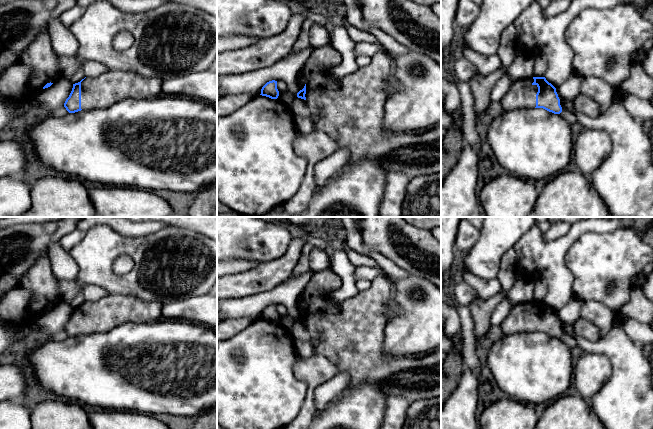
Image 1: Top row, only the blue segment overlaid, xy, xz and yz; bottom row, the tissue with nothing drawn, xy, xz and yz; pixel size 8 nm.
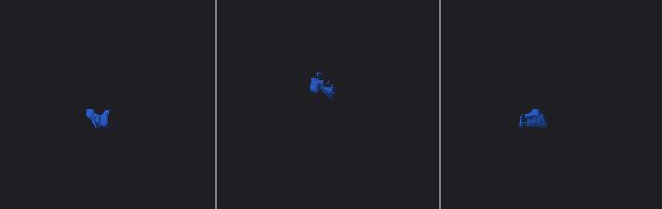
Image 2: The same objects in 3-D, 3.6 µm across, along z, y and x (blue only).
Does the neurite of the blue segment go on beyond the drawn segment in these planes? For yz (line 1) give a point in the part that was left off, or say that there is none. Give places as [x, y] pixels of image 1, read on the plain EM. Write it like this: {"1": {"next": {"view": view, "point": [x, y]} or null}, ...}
{"1": {"next": {"view": "yz", "point": [522, 318]}}}

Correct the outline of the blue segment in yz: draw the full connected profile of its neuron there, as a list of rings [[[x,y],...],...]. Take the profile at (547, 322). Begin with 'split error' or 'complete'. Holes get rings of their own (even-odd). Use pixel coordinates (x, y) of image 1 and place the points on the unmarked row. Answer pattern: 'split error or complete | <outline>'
split error | [[[533,301],[513,305],[500,325],[503,335],[543,332],[554,338],[567,335],[562,329],[557,311],[545,301]]]

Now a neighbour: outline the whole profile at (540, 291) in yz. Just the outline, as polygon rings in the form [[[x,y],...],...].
[[[541,278],[536,282],[534,287],[533,291],[534,301],[545,301],[547,293],[548,293],[548,286],[546,280]]]

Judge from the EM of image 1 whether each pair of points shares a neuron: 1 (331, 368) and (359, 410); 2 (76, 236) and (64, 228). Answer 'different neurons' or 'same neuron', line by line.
1: different neurons
2: different neurons

